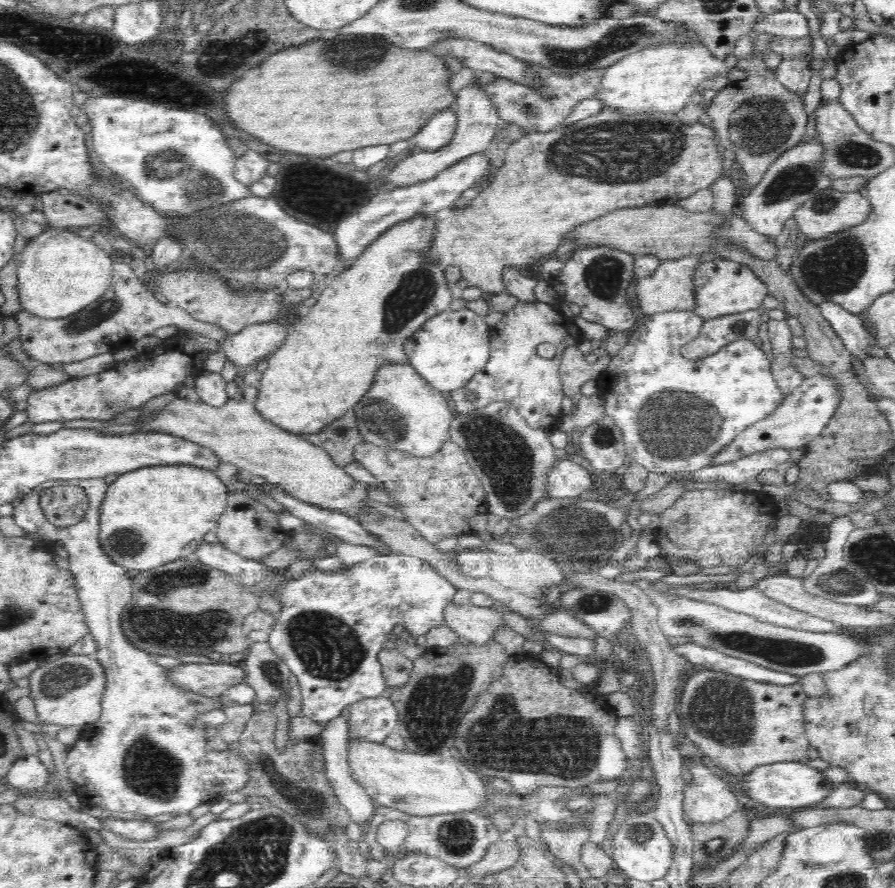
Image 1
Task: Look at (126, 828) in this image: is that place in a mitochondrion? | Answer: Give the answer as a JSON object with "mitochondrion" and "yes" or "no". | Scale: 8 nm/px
{"mitochondrion":"no"}

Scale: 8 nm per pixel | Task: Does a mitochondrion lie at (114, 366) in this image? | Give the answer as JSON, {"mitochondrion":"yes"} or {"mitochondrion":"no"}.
{"mitochondrion":"no"}

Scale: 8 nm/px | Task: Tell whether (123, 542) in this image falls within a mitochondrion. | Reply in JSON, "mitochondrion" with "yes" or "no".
{"mitochondrion":"yes"}

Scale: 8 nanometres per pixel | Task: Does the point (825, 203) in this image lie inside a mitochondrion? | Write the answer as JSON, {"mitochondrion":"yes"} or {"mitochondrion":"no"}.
{"mitochondrion":"yes"}

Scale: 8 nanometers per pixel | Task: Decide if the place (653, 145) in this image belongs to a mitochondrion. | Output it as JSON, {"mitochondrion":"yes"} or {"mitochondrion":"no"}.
{"mitochondrion":"yes"}

